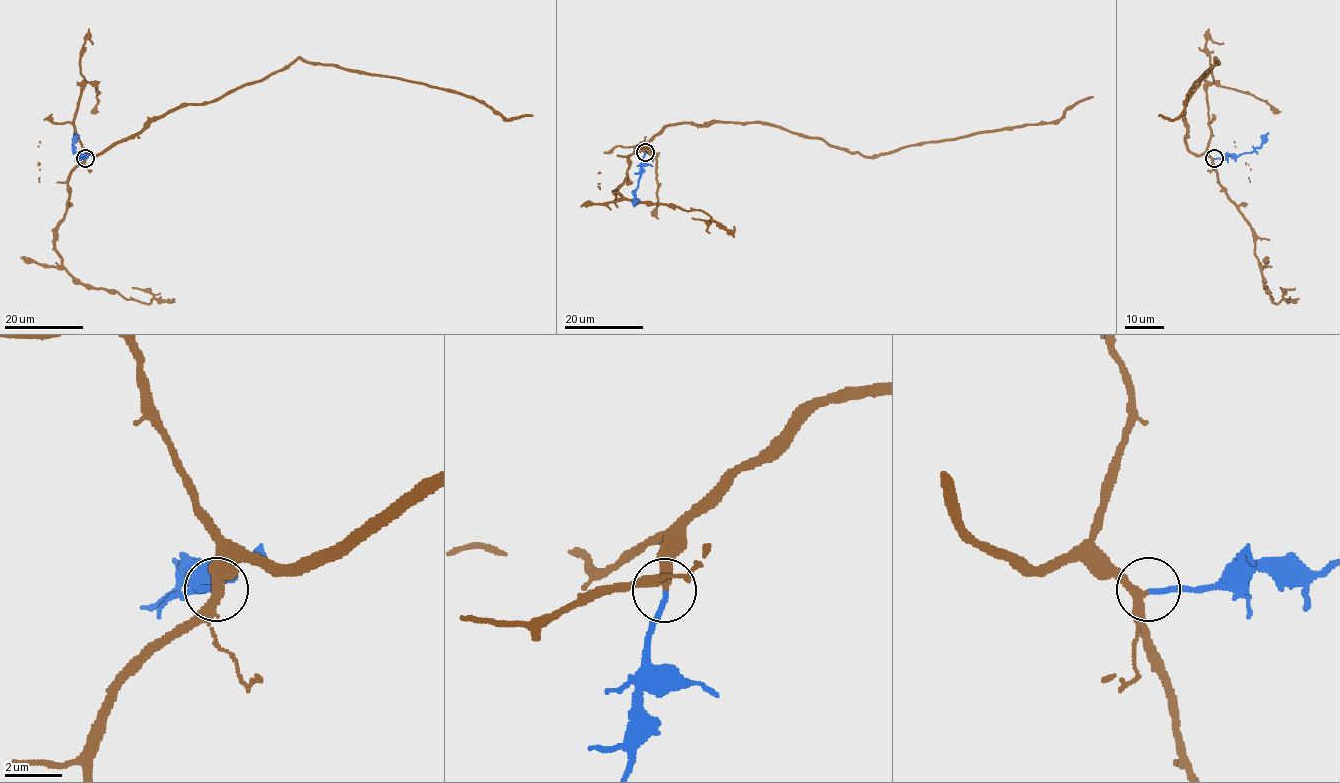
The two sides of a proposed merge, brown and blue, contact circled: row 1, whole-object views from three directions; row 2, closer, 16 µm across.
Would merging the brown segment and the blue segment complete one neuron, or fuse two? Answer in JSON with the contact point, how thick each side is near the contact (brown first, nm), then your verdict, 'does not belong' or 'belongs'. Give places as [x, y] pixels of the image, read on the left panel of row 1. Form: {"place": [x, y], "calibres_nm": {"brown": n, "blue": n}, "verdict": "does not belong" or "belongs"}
{"place": [85, 158], "calibres_nm": {"brown": 280, "blue": 170}, "verdict": "belongs"}

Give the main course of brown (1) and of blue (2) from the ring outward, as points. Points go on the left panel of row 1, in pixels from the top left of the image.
1: (85, 158), (133, 138), (181, 106), (217, 101), (299, 58), (453, 90), (483, 101), (505, 119), (532, 115)
2: (85, 158), (73, 145), (74, 132)

